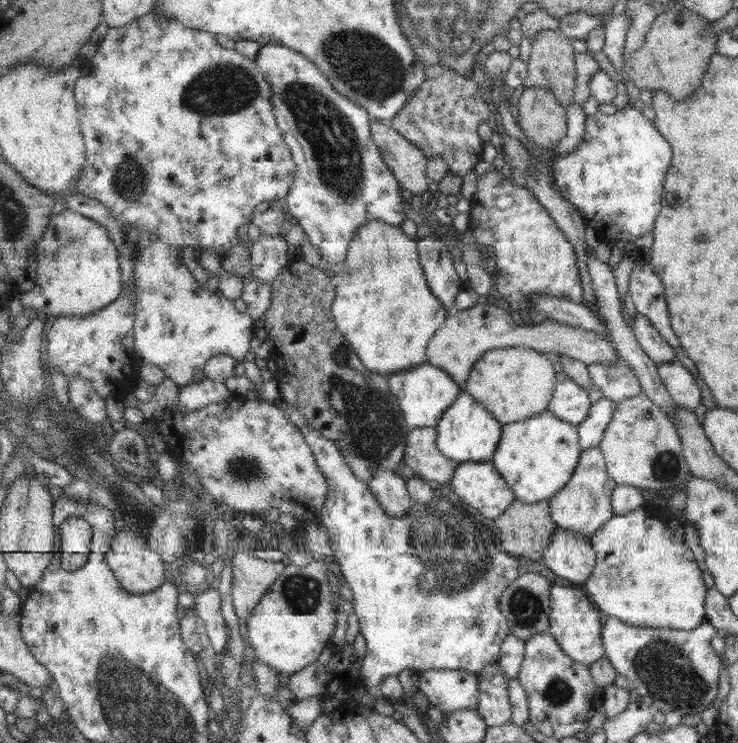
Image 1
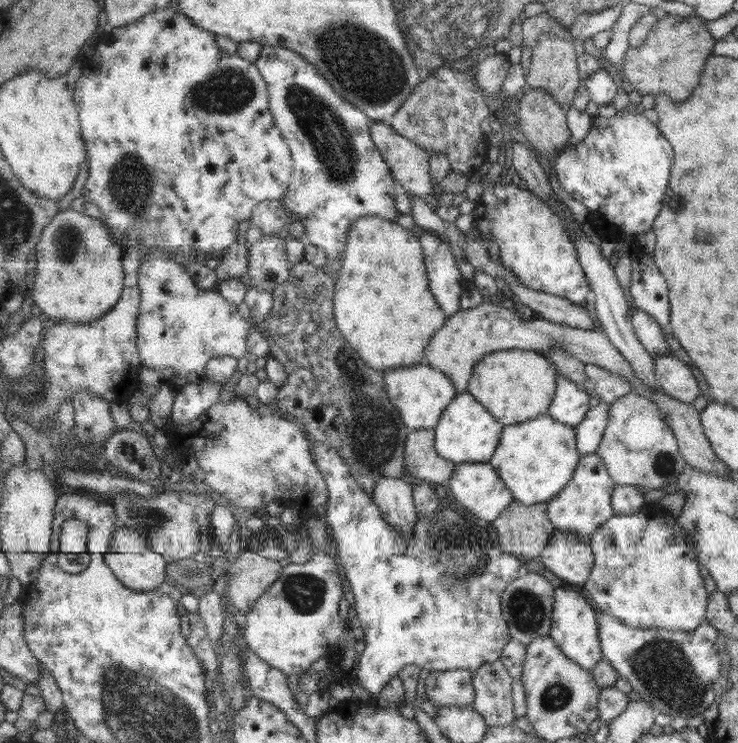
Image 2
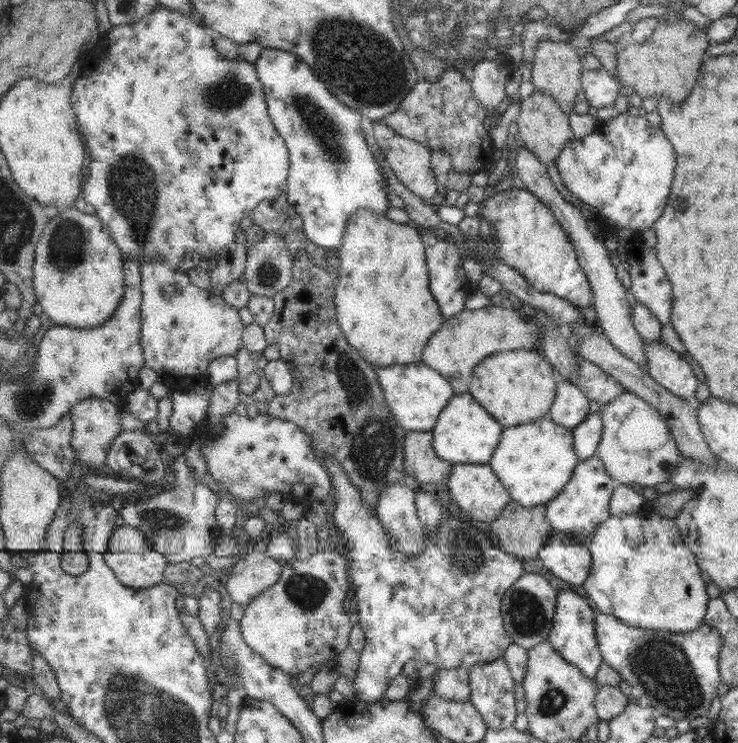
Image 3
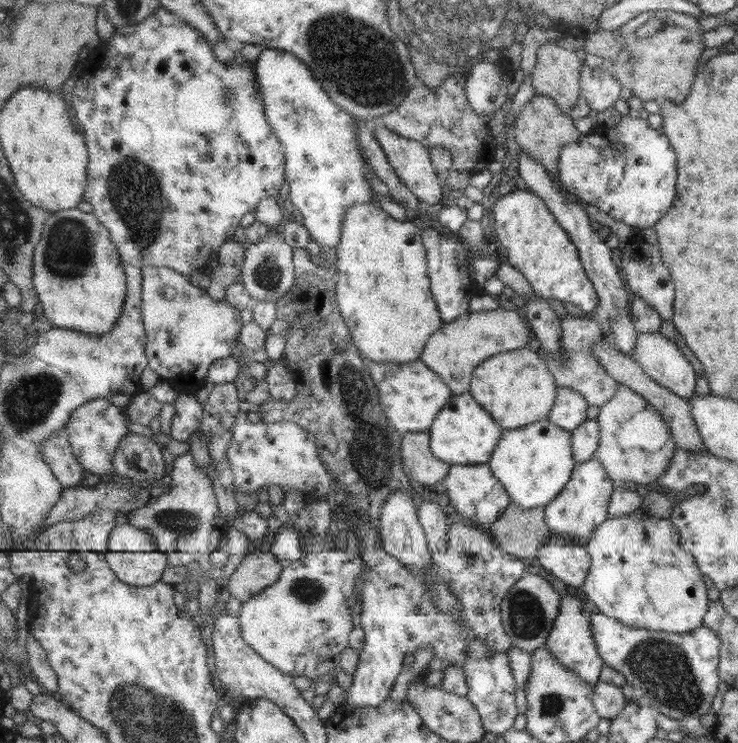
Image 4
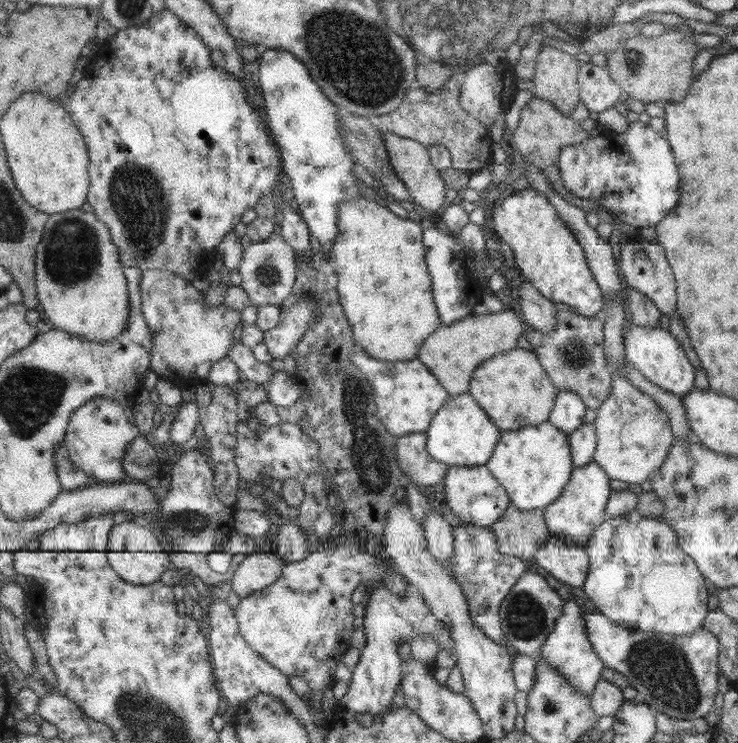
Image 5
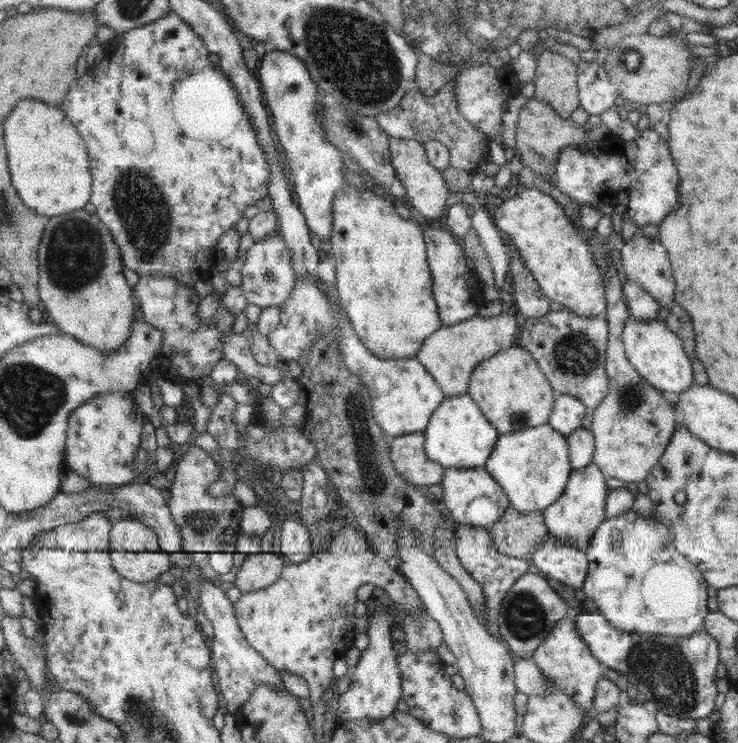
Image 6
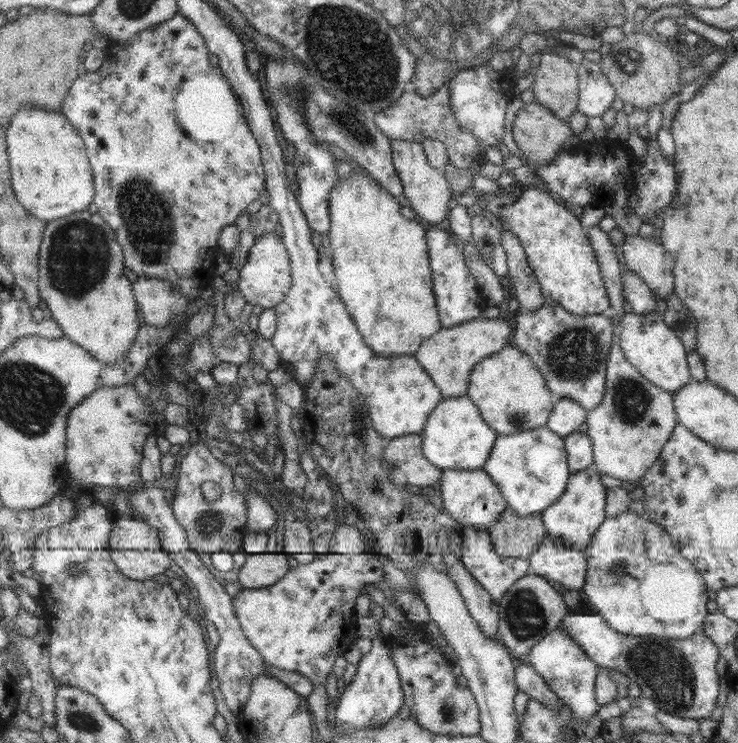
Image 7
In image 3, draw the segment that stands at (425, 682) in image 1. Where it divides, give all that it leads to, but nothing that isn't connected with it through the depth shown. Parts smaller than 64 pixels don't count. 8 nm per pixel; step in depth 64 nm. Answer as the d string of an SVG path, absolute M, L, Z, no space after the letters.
M438 668L432 675L431 691L443 695L445 699L469 701L472 693L470 674L470 669L466 668Z

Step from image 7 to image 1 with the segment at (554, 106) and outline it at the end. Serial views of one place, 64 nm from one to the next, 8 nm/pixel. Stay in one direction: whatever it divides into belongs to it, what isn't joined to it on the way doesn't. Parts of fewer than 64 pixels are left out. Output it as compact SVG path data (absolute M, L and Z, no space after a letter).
M545 30L537 34L537 41L532 44L531 62L528 64L528 78L524 87L543 86L549 89L559 104L565 108L574 104L574 91L577 86L577 65L572 38L559 32Z

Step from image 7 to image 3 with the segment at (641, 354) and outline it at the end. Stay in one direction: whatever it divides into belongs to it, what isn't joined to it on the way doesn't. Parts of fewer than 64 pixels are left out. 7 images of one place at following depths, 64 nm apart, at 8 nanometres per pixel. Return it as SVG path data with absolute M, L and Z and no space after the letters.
M661 339L642 341L643 356L647 374L661 387L676 397L691 398L695 392L697 378L693 376L689 364L679 358Z

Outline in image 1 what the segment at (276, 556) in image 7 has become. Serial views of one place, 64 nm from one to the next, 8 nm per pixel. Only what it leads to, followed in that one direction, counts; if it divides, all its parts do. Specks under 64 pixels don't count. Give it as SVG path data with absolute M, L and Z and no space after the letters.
M252 552L232 554L232 601L239 618L248 620L257 603L285 571L287 562L278 563L253 556Z

